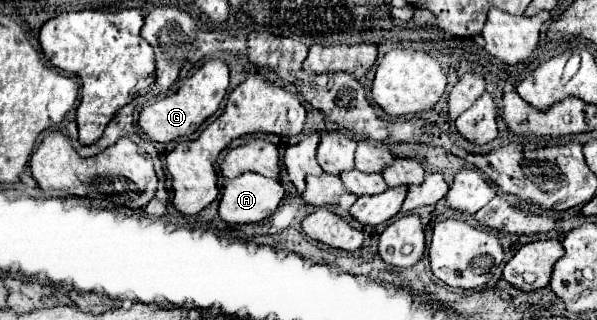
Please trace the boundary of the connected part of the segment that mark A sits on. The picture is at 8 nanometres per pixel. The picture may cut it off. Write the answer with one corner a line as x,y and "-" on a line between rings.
246,172
234,180
226,180
218,216
228,224
260,222
274,214
282,196
284,188
278,180

